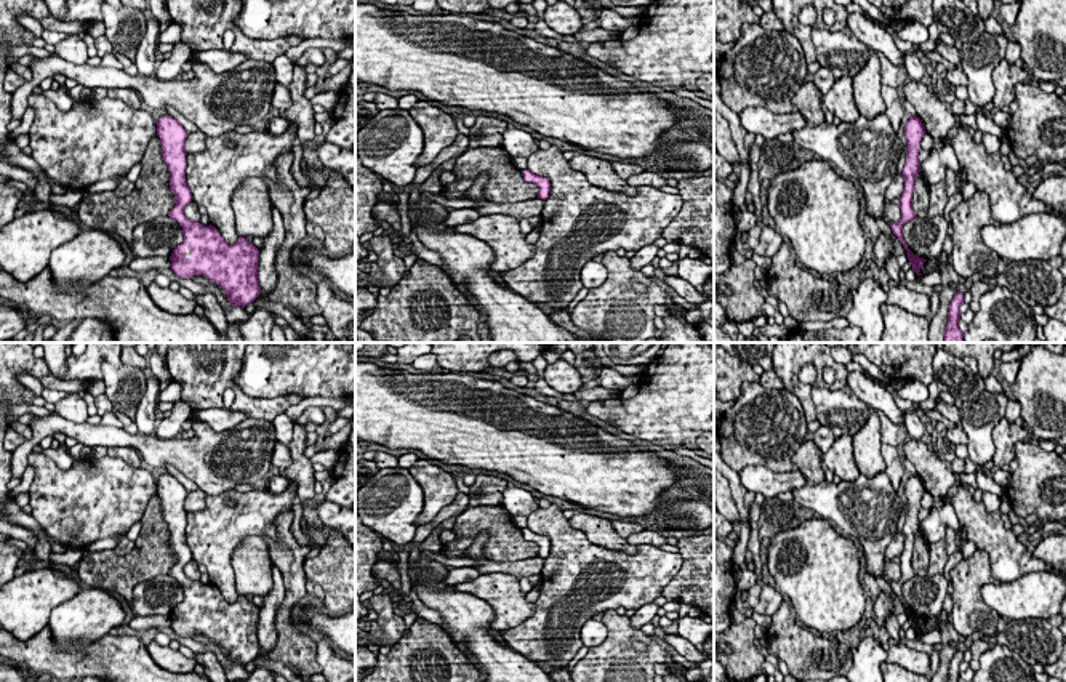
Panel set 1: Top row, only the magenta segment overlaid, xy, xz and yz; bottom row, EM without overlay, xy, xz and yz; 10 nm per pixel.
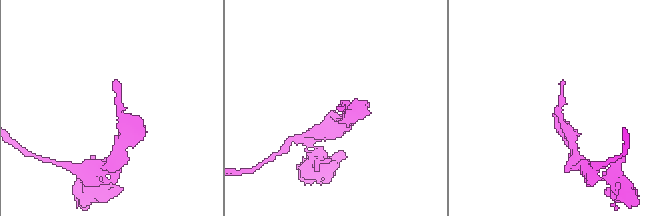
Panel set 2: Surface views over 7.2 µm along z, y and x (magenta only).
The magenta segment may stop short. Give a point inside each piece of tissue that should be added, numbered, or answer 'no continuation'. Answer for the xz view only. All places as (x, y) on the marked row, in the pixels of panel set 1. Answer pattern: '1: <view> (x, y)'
no continuation

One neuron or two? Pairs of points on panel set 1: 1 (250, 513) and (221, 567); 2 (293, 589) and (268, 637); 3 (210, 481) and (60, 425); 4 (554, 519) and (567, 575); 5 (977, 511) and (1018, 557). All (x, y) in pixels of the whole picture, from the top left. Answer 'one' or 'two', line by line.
1: one
2: two
3: one
4: one
5: one

